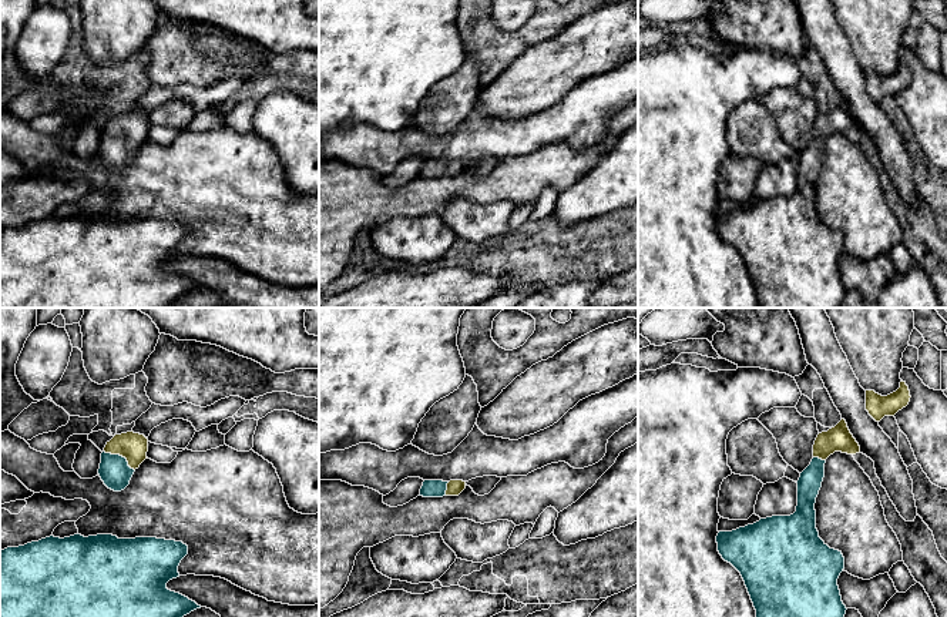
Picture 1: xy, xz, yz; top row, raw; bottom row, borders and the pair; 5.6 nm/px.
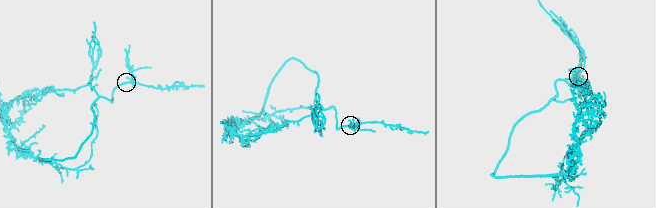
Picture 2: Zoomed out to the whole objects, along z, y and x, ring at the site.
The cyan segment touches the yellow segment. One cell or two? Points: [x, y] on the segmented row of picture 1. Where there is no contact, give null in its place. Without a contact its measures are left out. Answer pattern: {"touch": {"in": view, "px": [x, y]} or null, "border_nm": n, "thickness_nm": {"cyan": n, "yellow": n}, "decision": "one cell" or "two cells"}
{"touch": {"in": "xy", "px": [121, 456]}, "border_nm": 200, "thickness_nm": {"cyan": 170, "yellow": 160}, "decision": "one cell"}

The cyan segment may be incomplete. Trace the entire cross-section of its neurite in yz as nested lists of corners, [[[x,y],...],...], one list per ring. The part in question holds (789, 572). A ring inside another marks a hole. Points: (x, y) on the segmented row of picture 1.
[[[844,419],[817,435],[813,459],[796,482],[797,506],[793,514],[760,519],[716,536],[718,551],[741,573],[756,617],[846,614],[837,586],[844,557],[819,537],[815,510],[826,459],[834,452],[860,452]]]

